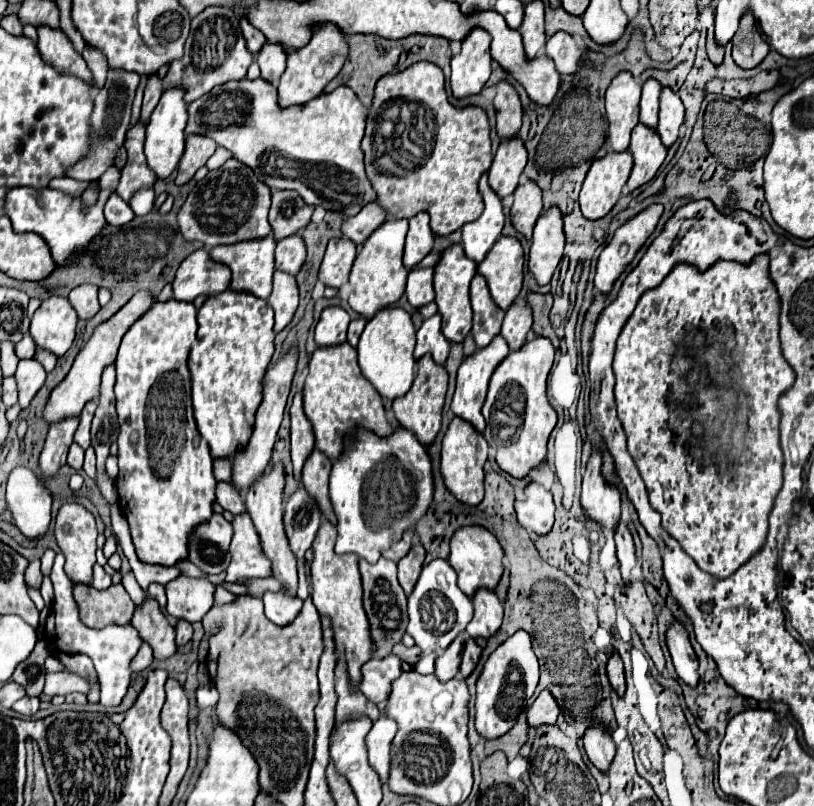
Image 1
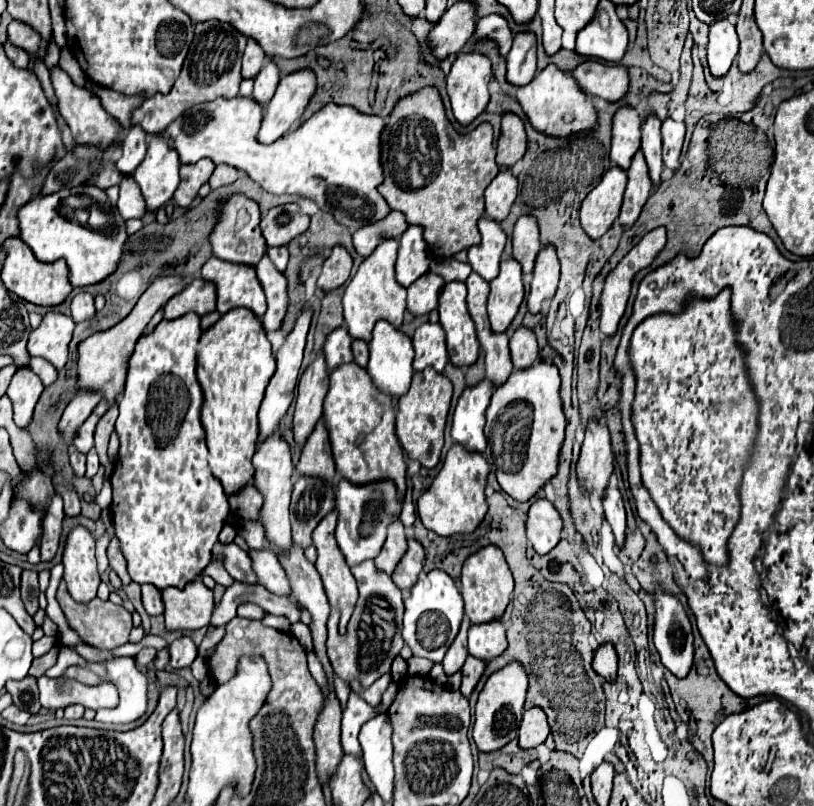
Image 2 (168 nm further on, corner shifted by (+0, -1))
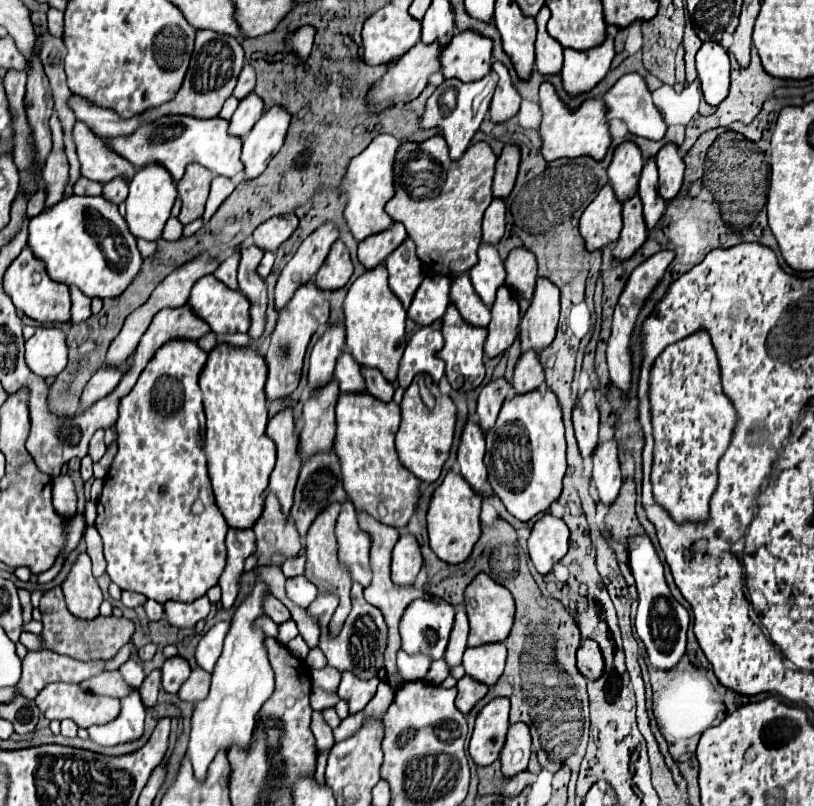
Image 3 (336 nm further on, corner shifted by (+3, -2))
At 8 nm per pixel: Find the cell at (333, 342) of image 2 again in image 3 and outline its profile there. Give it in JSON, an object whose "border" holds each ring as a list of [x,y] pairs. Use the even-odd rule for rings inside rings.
{"border":[[[345,352],[335,366],[335,378],[339,380],[339,388],[343,394],[359,394],[365,392],[365,378],[361,374],[361,366],[353,362],[353,356]]]}

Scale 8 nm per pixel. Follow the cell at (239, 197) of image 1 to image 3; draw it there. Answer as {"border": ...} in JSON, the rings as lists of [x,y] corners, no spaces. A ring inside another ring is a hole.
{"border":[[[235,252],[231,258],[227,258],[217,268],[217,274],[215,274],[215,278],[219,282],[223,282],[229,290],[237,290],[237,262],[239,262],[239,258],[237,258],[237,252]]]}

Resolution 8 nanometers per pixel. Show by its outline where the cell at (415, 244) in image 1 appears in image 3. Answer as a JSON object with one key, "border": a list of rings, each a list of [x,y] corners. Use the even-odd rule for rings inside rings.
{"border":[[[411,238],[405,240],[405,246],[399,246],[385,262],[389,272],[389,286],[393,294],[401,300],[405,310],[409,308],[413,294],[425,278],[425,270],[415,254],[415,244]]]}

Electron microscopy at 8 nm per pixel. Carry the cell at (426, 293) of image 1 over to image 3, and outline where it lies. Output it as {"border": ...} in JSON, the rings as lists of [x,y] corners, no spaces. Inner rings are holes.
{"border":[[[443,274],[427,276],[419,286],[407,310],[407,316],[419,326],[431,326],[435,320],[443,318],[449,306],[449,286],[451,280]]]}

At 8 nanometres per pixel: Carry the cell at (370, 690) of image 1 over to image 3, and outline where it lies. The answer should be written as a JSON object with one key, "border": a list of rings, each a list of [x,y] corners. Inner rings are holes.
{"border":[[[345,671],[342,673],[341,684],[339,684],[339,698],[347,700],[349,714],[357,714],[369,704],[369,700],[377,692],[377,684],[379,684],[379,678],[357,680],[352,672]]]}

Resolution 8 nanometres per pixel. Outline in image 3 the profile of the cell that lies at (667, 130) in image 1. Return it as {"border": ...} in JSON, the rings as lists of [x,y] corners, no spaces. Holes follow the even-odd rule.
{"border":[[[667,144],[659,150],[655,158],[657,170],[659,170],[659,194],[665,202],[671,202],[677,198],[681,184],[683,184],[683,170],[685,164],[677,154],[675,144]]]}

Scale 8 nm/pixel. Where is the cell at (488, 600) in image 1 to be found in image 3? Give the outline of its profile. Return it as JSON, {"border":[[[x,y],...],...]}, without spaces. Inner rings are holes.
{"border":[[[489,644],[479,648],[467,648],[463,656],[463,666],[469,678],[493,686],[505,668],[507,648],[505,644]]]}

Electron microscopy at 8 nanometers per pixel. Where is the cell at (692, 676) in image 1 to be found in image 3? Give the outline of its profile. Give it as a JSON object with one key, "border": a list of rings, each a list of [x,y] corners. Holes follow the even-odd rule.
{"border":[[[631,536],[629,538],[629,568],[637,584],[639,606],[635,616],[635,632],[643,640],[649,660],[661,670],[669,670],[685,654],[685,634],[689,626],[687,610],[671,596],[669,586],[663,576],[663,564],[649,540],[649,536]]]}

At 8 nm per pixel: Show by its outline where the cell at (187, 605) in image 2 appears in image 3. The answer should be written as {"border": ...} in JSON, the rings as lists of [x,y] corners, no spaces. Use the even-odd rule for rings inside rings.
{"border":[[[203,596],[197,602],[185,606],[181,602],[167,602],[165,604],[165,616],[169,620],[169,624],[177,626],[177,628],[193,628],[199,620],[207,618],[209,614],[209,598]]]}

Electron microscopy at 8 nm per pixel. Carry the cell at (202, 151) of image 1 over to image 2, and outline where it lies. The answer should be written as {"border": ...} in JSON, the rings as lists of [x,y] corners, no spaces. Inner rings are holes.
{"border":[[[200,159],[194,165],[182,165],[180,167],[180,185],[174,193],[174,199],[180,207],[190,207],[200,185],[210,179],[214,167],[216,165],[212,159]]]}

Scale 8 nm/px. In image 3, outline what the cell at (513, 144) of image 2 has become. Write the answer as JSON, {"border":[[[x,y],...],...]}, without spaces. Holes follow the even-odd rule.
{"border":[[[505,146],[503,154],[497,160],[497,168],[495,168],[495,182],[491,188],[493,198],[507,200],[507,196],[511,194],[511,190],[515,186],[517,170],[519,170],[519,148],[517,146]]]}

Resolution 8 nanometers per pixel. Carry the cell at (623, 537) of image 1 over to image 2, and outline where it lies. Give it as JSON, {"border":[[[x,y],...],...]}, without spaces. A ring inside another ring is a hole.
{"border":[[[608,487],[608,493],[604,493],[604,515],[606,515],[606,521],[612,527],[612,533],[616,537],[616,545],[624,547],[624,541],[626,541],[626,511],[624,511],[620,491],[614,489],[614,487]]]}

